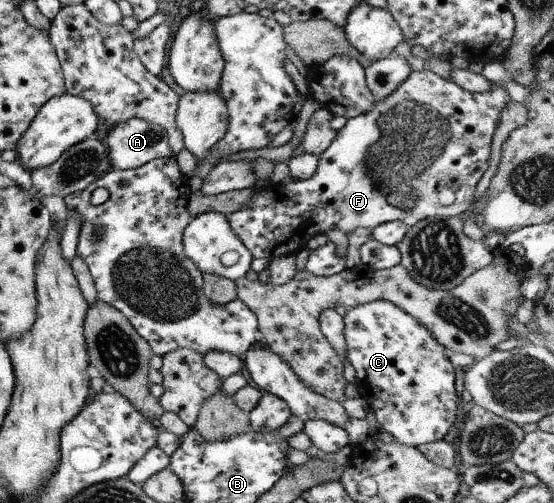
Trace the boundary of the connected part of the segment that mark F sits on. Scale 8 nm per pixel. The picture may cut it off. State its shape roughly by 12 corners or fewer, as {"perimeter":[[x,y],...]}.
{"perimeter":[[412,71],[314,176],[228,214],[253,258],[465,217],[502,86]]}

